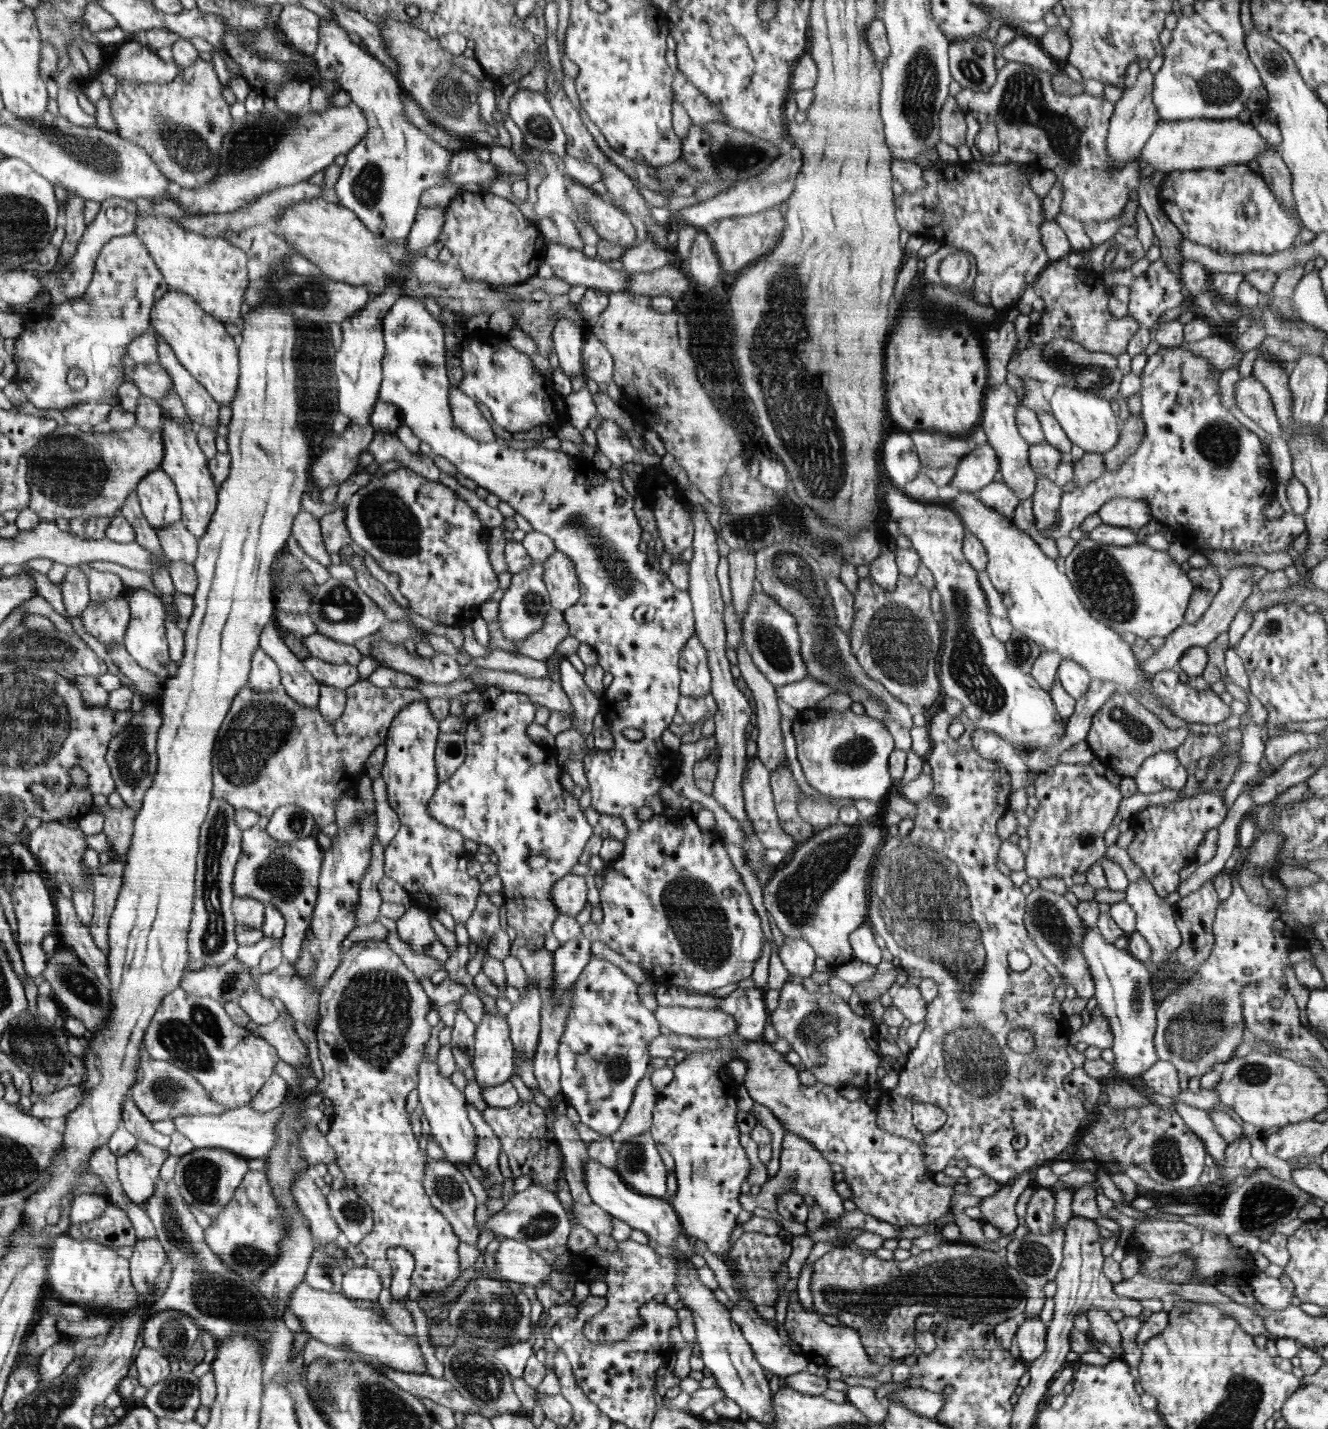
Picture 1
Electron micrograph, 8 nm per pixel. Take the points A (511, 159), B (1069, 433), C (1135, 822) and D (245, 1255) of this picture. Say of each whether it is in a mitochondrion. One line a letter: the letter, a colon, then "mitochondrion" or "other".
A: other
B: other
C: other
D: mitochondrion

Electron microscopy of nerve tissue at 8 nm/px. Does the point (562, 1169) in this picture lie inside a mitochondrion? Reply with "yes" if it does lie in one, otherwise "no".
no

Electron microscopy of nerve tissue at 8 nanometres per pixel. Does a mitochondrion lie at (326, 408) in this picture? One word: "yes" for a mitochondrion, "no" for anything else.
no

